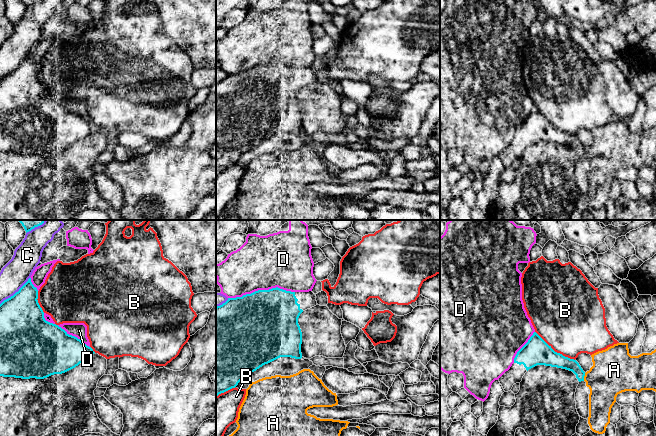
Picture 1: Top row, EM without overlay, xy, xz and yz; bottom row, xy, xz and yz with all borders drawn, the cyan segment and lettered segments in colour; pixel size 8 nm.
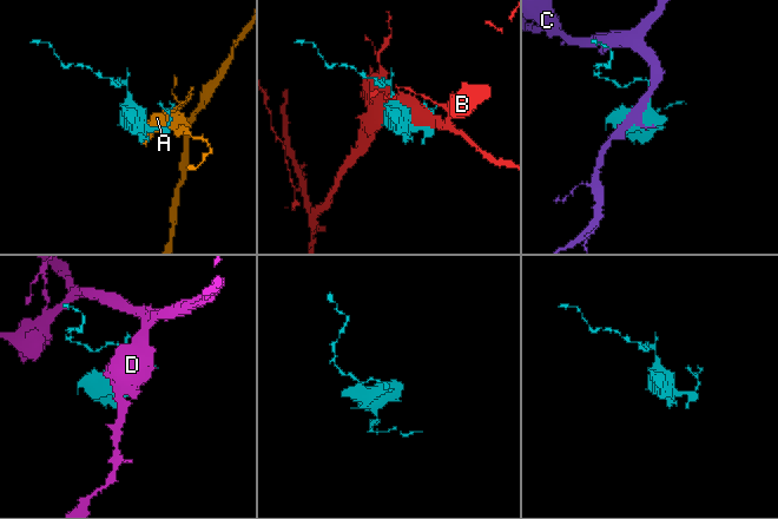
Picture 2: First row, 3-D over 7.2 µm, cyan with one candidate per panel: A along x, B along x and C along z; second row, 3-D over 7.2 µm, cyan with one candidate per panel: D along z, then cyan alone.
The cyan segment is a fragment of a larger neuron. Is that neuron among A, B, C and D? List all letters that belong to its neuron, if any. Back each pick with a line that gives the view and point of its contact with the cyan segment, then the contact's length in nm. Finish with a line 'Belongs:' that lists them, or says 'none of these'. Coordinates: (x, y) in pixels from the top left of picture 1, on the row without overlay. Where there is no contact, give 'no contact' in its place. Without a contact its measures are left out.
Belongs: none of these

